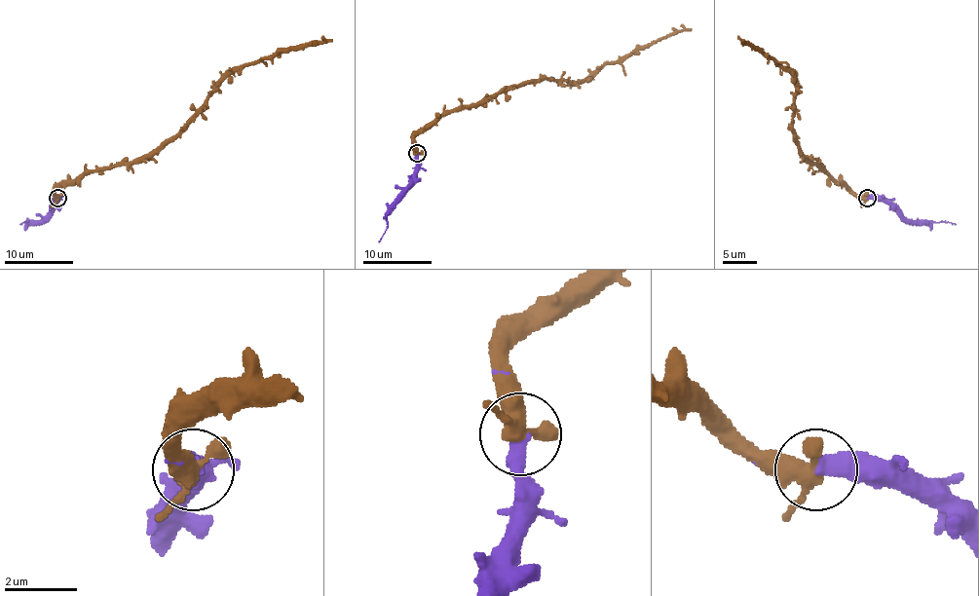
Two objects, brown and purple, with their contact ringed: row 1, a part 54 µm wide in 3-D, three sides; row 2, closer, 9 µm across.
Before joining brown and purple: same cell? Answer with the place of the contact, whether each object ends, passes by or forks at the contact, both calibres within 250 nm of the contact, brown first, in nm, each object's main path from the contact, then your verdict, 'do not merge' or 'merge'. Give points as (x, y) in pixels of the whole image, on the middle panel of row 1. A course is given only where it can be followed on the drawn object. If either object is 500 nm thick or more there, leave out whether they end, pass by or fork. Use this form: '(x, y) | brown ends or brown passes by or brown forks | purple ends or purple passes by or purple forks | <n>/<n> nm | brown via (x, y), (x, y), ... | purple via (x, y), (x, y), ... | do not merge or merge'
(417, 153) | brown passes by | purple ends | 440/480 nm | brown via (417, 154), (414, 138), (446, 114), (539, 80), (583, 82), (606, 64), (620, 62), (639, 49), (691, 28) | purple via (417, 154), (415, 179), (392, 205), (392, 212), (386, 217), (386, 229), (379, 242) | merge

